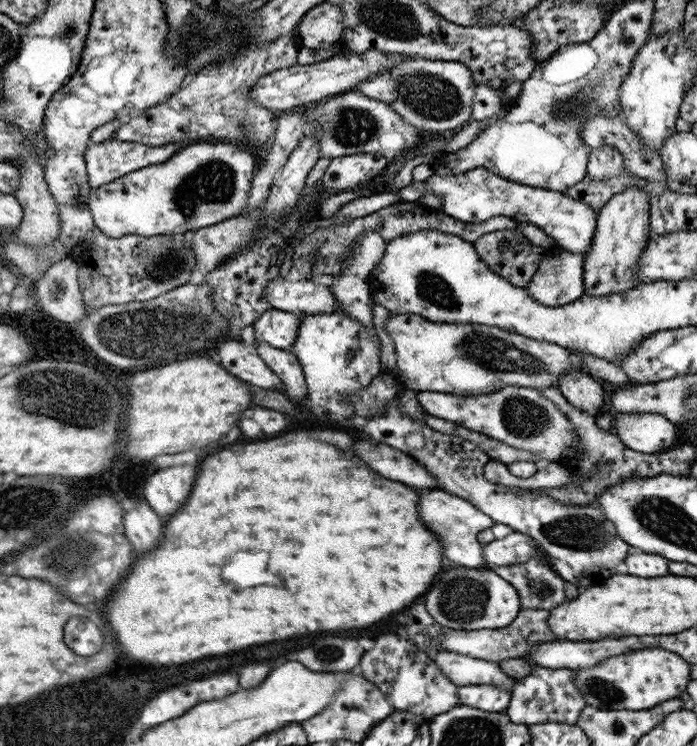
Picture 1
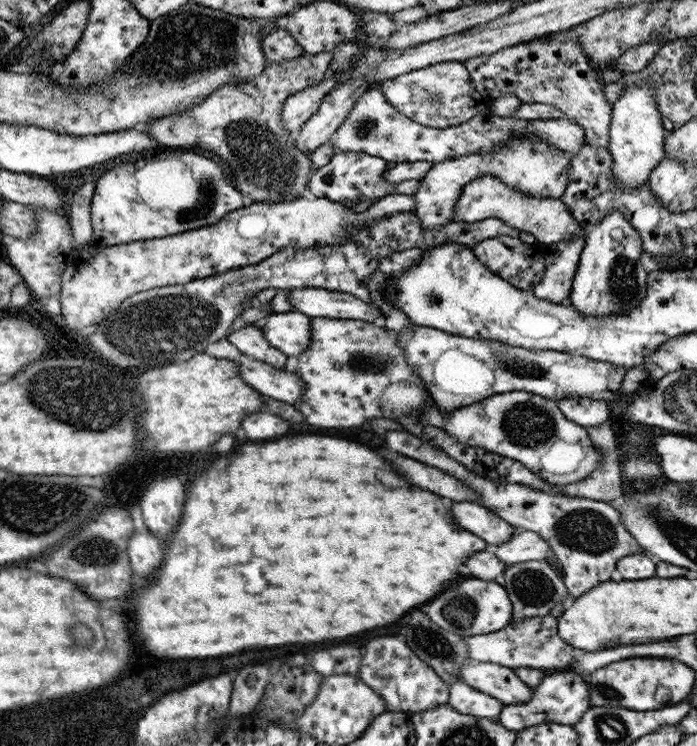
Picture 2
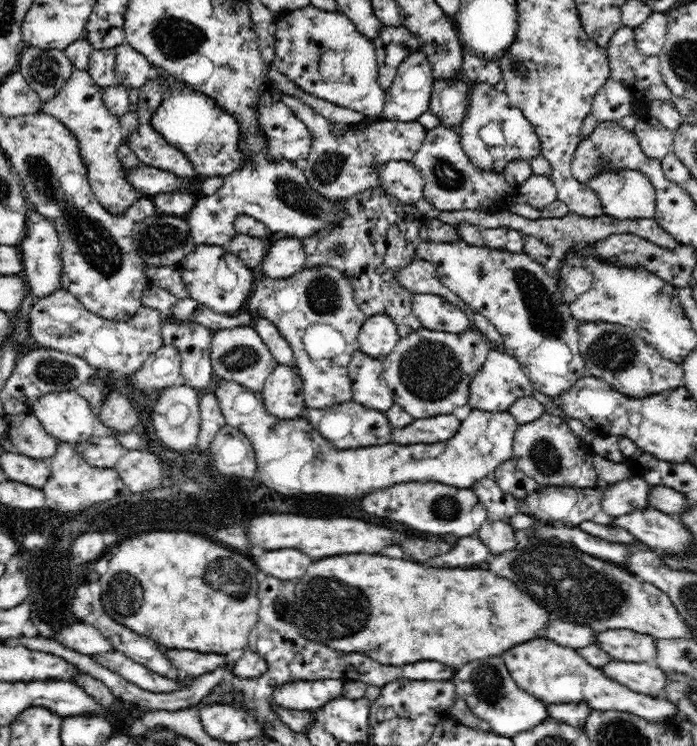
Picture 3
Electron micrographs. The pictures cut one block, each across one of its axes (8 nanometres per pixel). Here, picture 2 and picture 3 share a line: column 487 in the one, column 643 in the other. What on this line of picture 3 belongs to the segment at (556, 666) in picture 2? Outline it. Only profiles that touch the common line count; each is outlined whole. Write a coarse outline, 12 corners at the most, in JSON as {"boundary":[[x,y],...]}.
{"boundary":[[627,629],[597,633],[612,660],[648,662],[654,638]]}

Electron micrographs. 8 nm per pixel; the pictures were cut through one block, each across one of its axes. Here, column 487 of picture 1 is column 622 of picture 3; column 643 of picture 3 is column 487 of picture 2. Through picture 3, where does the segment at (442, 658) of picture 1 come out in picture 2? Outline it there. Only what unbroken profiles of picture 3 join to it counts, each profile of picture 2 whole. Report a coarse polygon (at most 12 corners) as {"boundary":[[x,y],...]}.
{"boundary":[[469,659],[458,680],[503,705],[532,699],[513,668]]}

